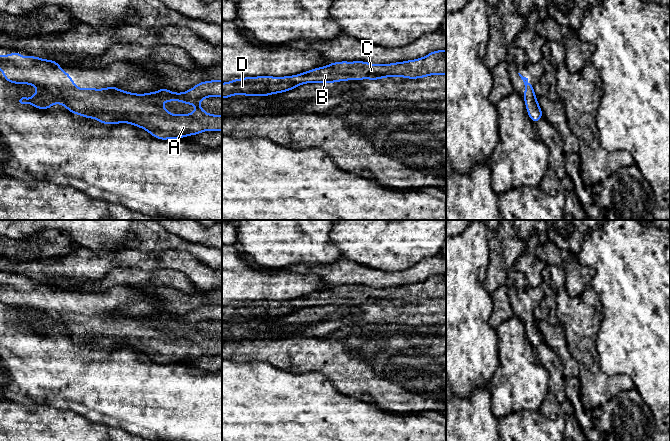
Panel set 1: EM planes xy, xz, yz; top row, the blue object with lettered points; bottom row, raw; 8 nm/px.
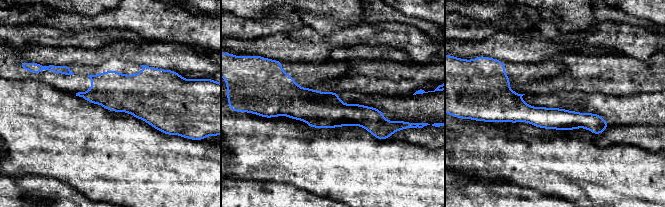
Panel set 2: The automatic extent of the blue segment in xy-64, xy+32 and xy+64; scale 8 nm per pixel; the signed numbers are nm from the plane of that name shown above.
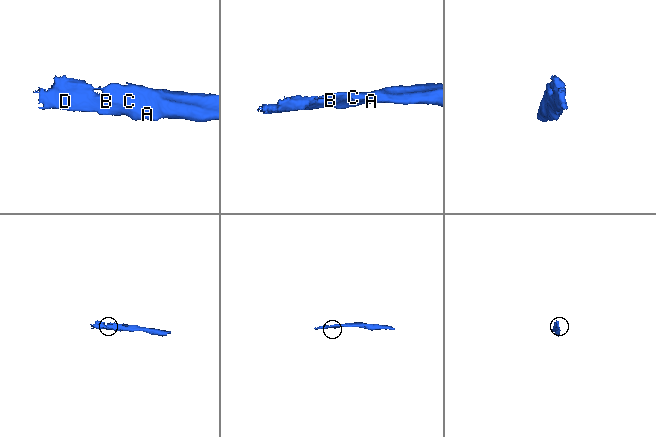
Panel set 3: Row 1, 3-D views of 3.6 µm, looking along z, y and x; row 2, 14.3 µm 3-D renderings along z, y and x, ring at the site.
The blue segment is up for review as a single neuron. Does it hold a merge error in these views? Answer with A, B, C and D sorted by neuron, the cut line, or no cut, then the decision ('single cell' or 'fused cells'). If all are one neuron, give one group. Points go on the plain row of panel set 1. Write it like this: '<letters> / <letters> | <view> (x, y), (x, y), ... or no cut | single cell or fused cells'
A B C D | no cut | single cell

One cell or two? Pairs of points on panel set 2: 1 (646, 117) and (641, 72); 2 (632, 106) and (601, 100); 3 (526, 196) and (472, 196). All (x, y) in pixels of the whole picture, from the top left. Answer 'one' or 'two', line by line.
1: two
2: one
3: one

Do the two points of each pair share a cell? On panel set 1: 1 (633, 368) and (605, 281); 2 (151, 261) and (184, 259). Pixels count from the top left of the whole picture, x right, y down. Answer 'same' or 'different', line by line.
1: same
2: same

